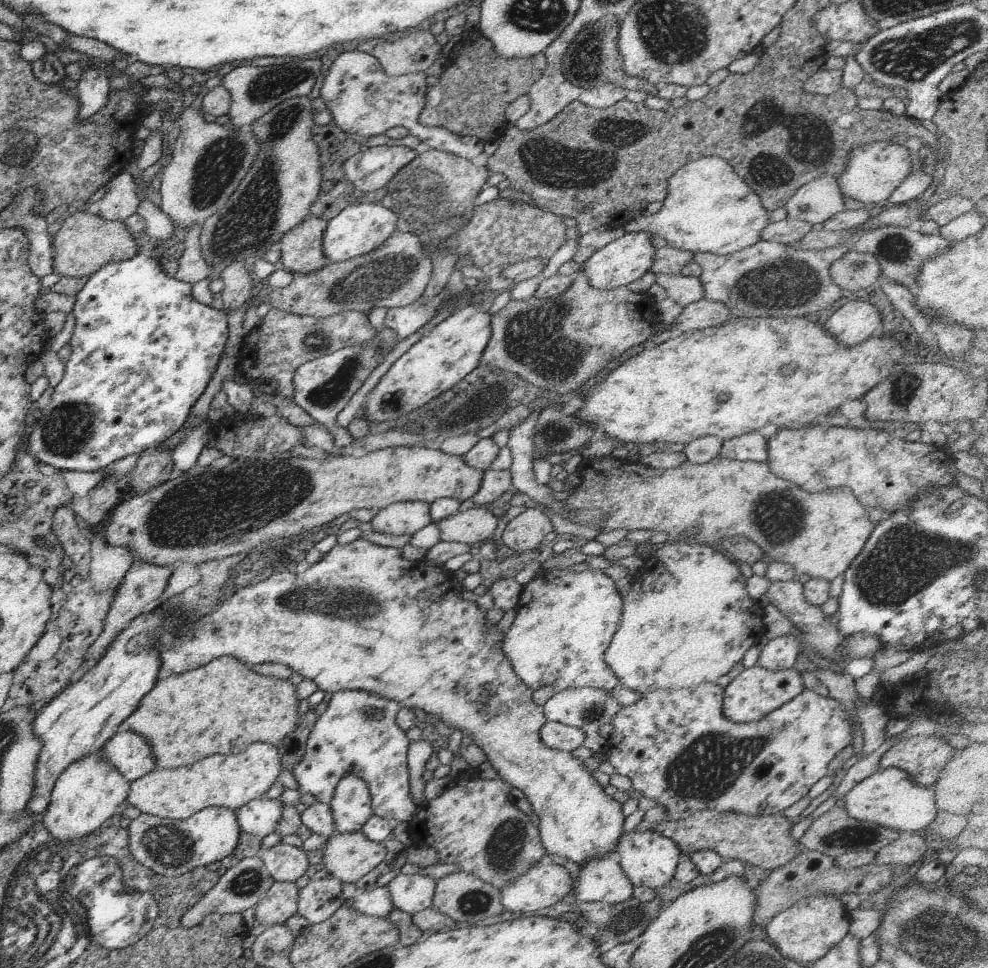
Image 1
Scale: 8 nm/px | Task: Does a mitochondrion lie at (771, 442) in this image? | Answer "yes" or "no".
no

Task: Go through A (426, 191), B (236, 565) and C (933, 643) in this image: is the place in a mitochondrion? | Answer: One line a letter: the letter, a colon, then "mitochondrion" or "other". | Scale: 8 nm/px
A: mitochondrion
B: other
C: other

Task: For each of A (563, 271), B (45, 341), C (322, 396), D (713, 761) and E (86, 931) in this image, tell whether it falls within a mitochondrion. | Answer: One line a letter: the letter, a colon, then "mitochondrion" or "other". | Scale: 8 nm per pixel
A: other
B: other
C: mitochondrion
D: mitochondrion
E: other

